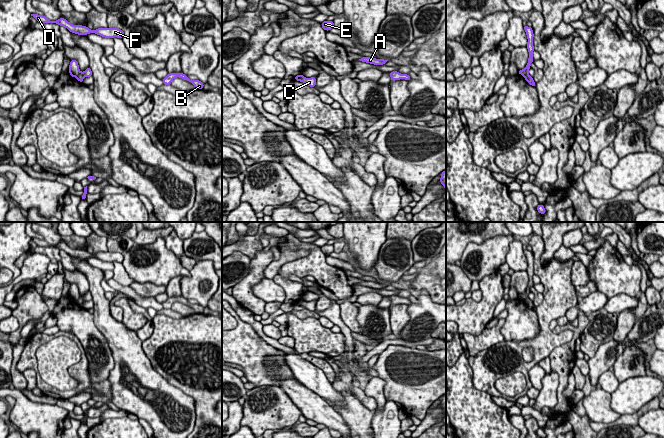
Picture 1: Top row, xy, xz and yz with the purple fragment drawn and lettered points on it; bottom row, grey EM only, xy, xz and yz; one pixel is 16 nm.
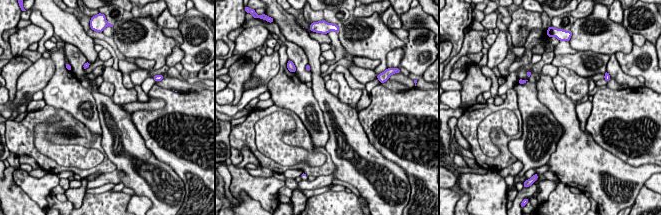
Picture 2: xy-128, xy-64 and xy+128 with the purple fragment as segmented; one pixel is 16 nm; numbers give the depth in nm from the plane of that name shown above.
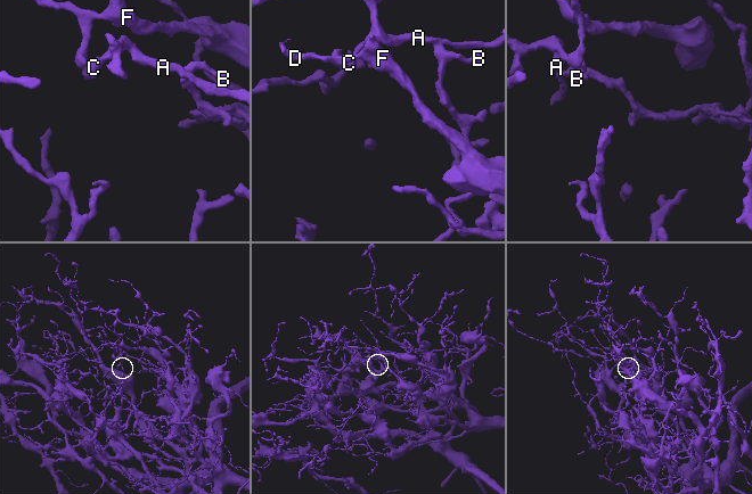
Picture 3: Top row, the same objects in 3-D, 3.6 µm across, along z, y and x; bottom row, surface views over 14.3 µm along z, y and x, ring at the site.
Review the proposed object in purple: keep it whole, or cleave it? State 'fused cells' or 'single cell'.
fused cells

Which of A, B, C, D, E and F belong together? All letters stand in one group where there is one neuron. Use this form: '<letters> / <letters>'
A C E / B D F

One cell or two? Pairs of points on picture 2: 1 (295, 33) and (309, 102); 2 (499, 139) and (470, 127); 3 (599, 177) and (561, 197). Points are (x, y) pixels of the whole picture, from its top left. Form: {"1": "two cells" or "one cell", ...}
{"1": "two cells", "2": "one cell", "3": "two cells"}

